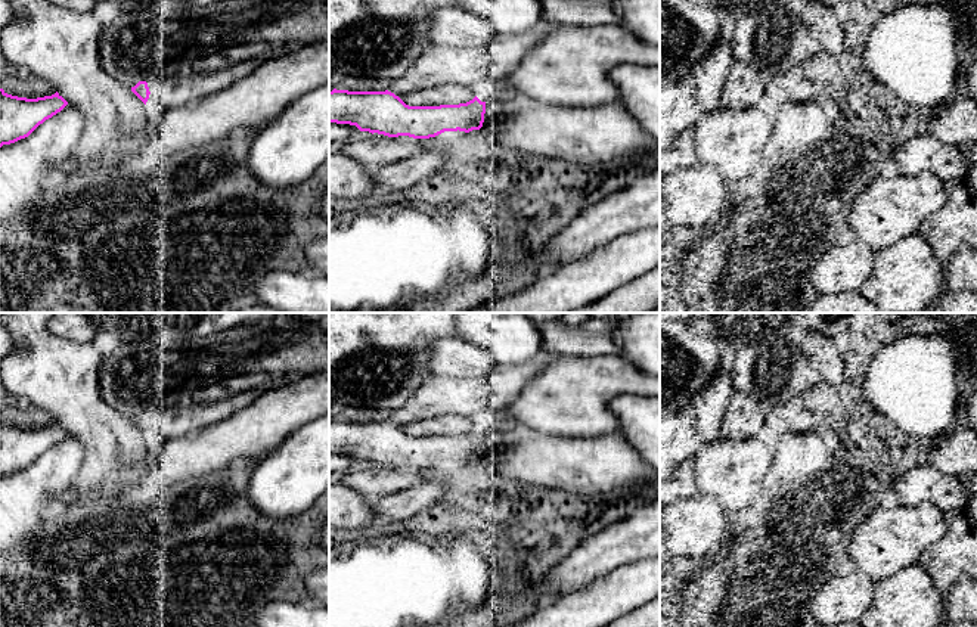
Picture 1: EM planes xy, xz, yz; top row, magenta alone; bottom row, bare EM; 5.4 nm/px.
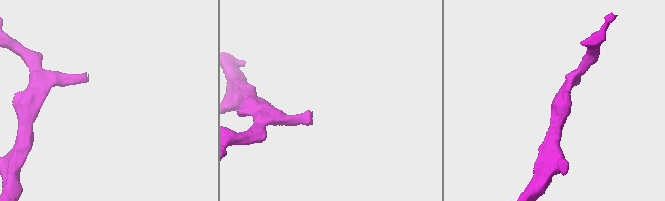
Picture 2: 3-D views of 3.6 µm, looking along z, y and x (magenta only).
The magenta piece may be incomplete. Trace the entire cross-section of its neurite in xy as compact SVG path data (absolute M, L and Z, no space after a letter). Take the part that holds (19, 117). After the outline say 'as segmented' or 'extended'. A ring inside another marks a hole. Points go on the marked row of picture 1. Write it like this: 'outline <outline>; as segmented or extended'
outline M0 89L0 148L28 137L66 105L68 102L58 91L52 96L27 99Z; as segmented

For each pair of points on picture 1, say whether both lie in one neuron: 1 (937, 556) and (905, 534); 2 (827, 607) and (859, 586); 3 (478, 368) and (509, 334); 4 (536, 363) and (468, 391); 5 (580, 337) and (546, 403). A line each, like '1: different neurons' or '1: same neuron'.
1: different neurons
2: same neuron
3: different neurons
4: same neuron
5: different neurons

